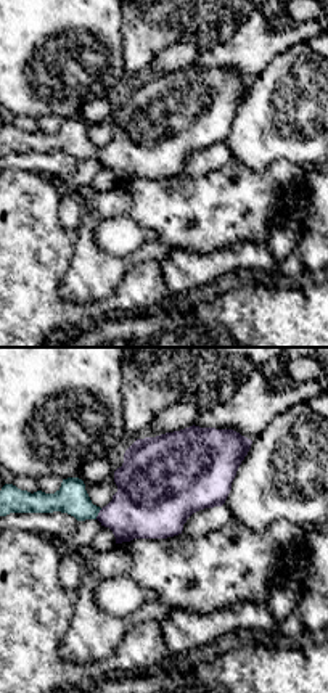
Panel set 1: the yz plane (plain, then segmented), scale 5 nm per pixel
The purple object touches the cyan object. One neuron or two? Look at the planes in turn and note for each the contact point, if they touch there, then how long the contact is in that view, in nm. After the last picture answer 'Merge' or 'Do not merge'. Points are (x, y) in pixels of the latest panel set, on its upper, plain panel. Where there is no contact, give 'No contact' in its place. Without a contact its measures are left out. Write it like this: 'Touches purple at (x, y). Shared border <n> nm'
Touches purple at (98, 153). Shared border 70 nm

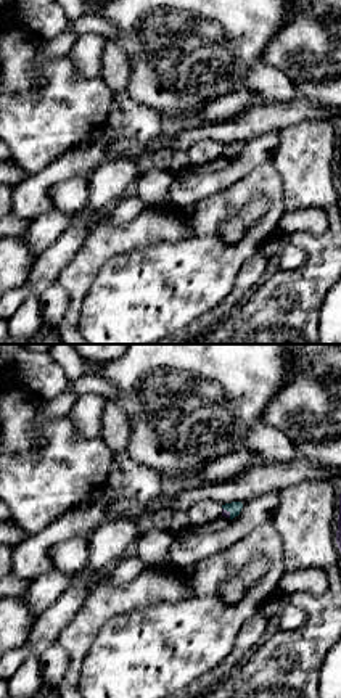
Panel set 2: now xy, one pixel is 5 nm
Touches purple at (227, 151). Shared border 70 nm

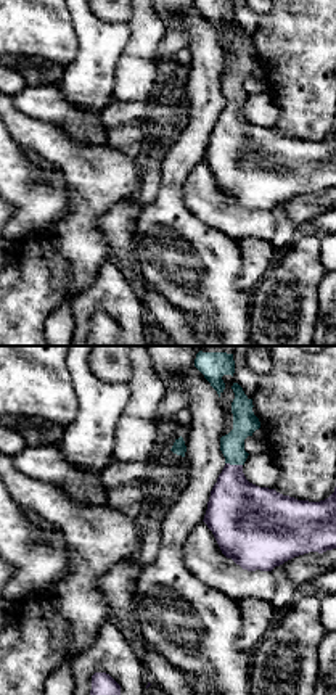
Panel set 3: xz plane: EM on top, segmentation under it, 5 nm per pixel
Touches purple at (233, 105). Shared border 90 nm

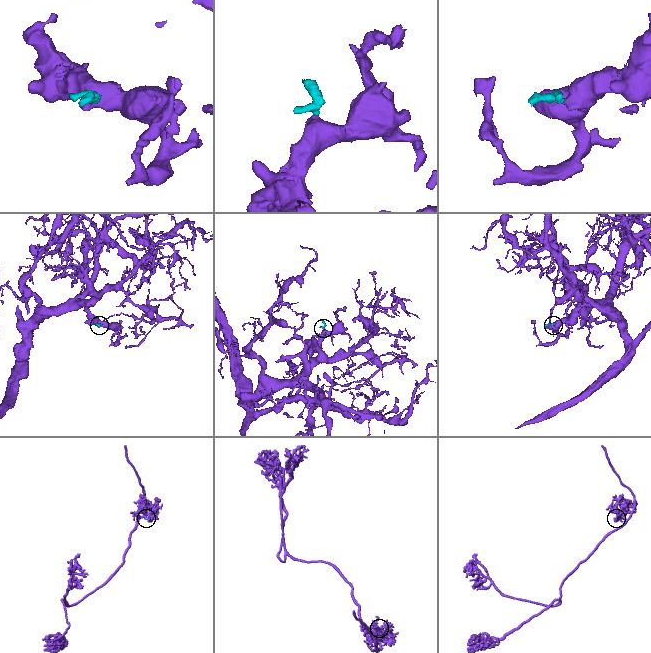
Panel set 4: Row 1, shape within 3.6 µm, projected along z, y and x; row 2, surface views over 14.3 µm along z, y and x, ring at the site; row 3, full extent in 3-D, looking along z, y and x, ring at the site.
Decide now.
Merge

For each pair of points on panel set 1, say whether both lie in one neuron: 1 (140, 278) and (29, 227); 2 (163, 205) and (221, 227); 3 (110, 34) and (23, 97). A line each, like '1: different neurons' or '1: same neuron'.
1: same neuron
2: same neuron
3: same neuron

